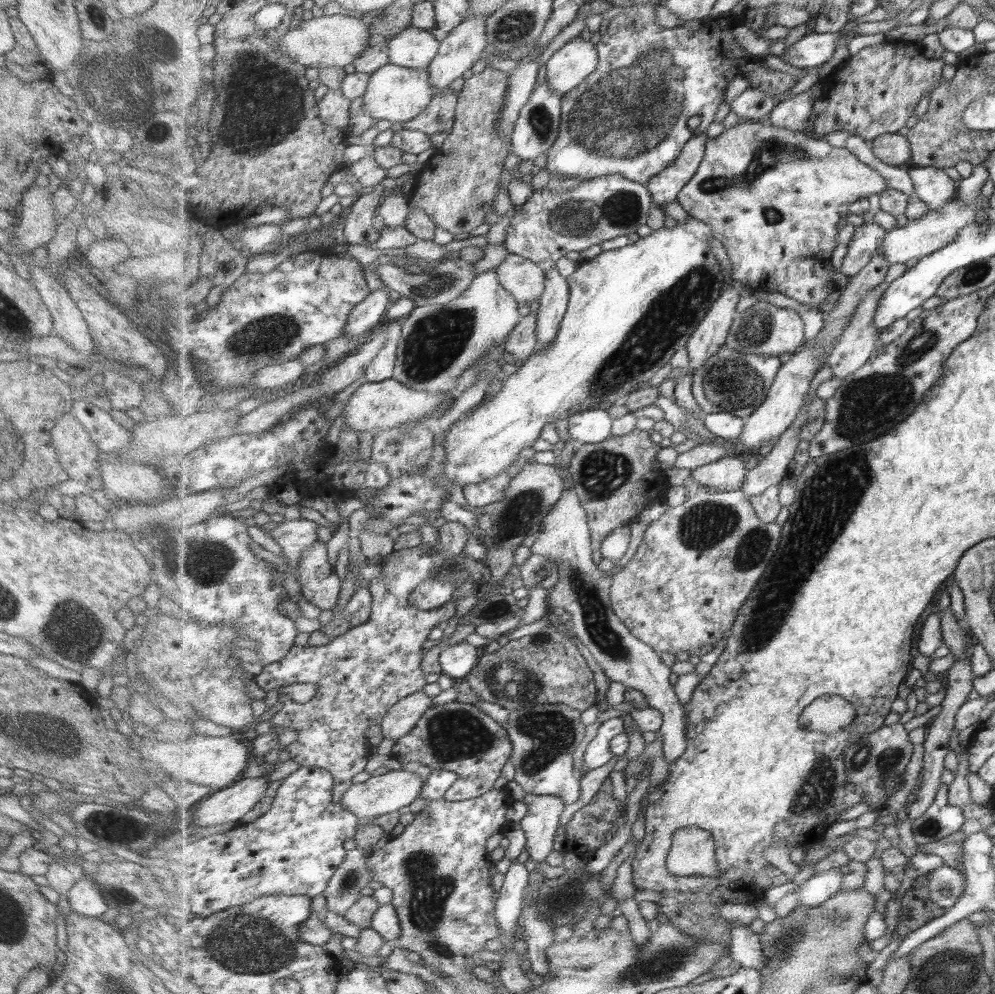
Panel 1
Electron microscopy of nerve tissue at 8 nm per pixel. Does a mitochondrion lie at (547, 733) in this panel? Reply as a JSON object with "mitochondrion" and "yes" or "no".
{"mitochondrion":"yes"}

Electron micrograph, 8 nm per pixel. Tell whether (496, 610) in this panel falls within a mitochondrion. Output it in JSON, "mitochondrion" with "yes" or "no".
{"mitochondrion":"yes"}

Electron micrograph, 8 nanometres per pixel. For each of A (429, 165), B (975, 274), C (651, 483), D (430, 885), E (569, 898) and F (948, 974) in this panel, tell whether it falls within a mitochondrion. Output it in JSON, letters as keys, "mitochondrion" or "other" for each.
{"A":"other","B":"mitochondrion","C":"mitochondrion","D":"mitochondrion","E":"mitochondrion","F":"mitochondrion"}

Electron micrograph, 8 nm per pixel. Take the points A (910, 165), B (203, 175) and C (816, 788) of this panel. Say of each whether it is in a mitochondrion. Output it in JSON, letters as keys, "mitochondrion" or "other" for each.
{"A":"other","B":"other","C":"mitochondrion"}

